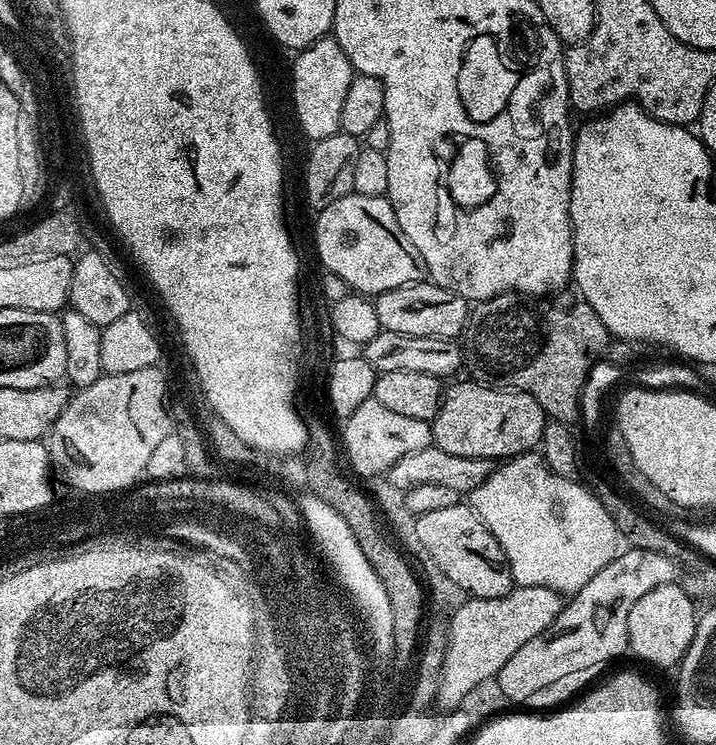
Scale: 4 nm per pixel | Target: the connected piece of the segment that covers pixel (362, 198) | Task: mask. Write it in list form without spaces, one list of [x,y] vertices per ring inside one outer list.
[[[352,192],[348,196],[338,198],[338,202],[330,202],[330,206],[319,209],[315,216],[316,256],[320,259],[321,269],[338,274],[338,278],[342,278],[342,282],[346,282],[353,293],[375,298],[386,290],[418,284],[425,279],[426,269],[422,254],[414,250],[414,242],[410,242],[402,226],[398,226],[398,218],[387,196],[367,196]]]

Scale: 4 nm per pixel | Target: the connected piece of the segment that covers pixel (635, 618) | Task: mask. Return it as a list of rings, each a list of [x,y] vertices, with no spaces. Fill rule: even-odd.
[[[679,583],[654,586],[650,594],[642,594],[642,598],[638,598],[638,602],[634,602],[634,607],[630,609],[628,619],[628,647],[631,655],[656,668],[675,669],[696,633],[698,611],[692,604],[695,603],[687,587]]]

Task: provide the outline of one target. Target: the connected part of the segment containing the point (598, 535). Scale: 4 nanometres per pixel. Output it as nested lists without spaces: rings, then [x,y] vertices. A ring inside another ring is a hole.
[[[535,451],[505,459],[470,494],[470,506],[488,527],[490,534],[502,546],[512,571],[513,581],[519,586],[546,586],[561,594],[575,594],[602,566],[606,566],[618,554],[616,524],[610,518],[606,506],[598,502],[591,487],[583,488],[579,479],[560,476],[544,463],[543,455]]]

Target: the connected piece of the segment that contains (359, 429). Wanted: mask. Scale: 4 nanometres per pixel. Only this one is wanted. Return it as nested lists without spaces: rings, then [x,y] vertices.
[[[375,398],[362,402],[362,406],[347,416],[343,424],[342,452],[344,448],[353,470],[360,476],[383,477],[394,466],[394,462],[398,462],[398,458],[406,458],[406,454],[418,454],[434,444],[429,421],[397,414],[387,406],[382,406],[382,402]]]

